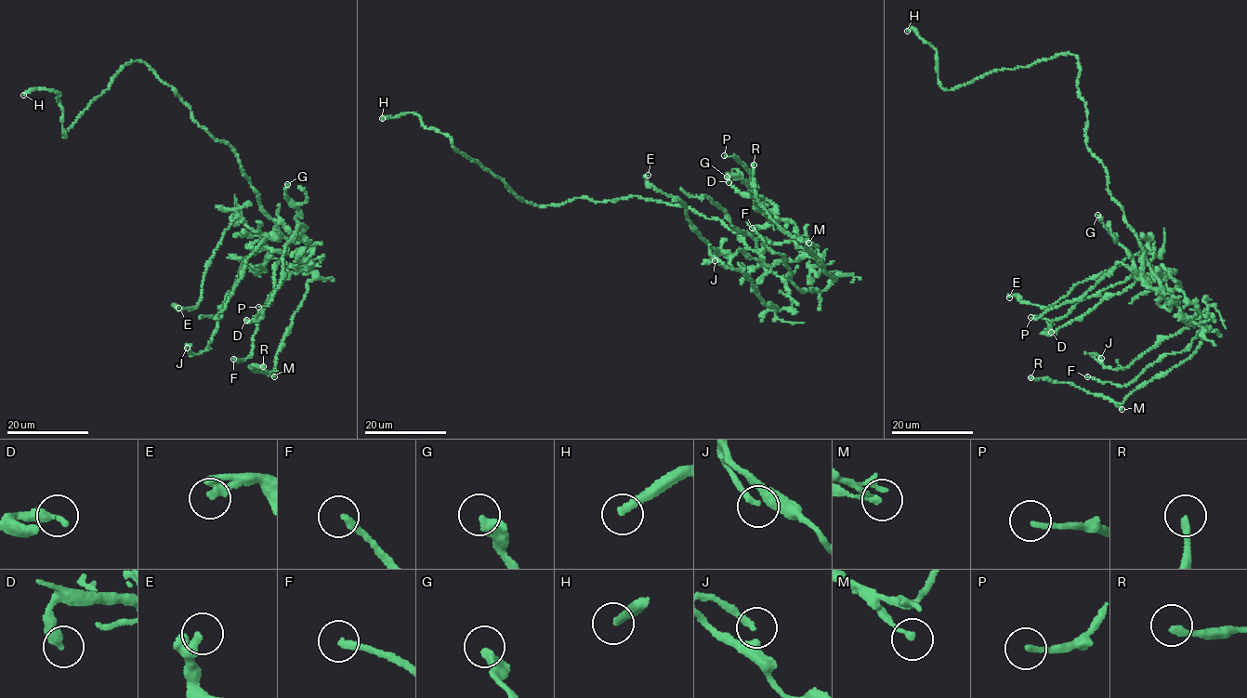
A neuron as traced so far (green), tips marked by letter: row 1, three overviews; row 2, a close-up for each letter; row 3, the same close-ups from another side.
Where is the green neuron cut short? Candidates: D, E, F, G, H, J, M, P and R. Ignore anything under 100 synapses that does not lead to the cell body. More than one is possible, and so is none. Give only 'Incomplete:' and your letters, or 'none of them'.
Incomplete: H

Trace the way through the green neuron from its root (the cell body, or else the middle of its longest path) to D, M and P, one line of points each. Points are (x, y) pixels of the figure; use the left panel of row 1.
D: (255, 190), (281, 233), (310, 242), (297, 234), (292, 240), (261, 317), (246, 320)
M: (255, 190), (281, 233), (306, 243), (297, 261), (313, 248), (303, 255), (312, 280), (269, 374), (274, 376)
P: (255, 190), (281, 233), (310, 242), (295, 236), (305, 228), (298, 225), (283, 254), (283, 276), (258, 307)

